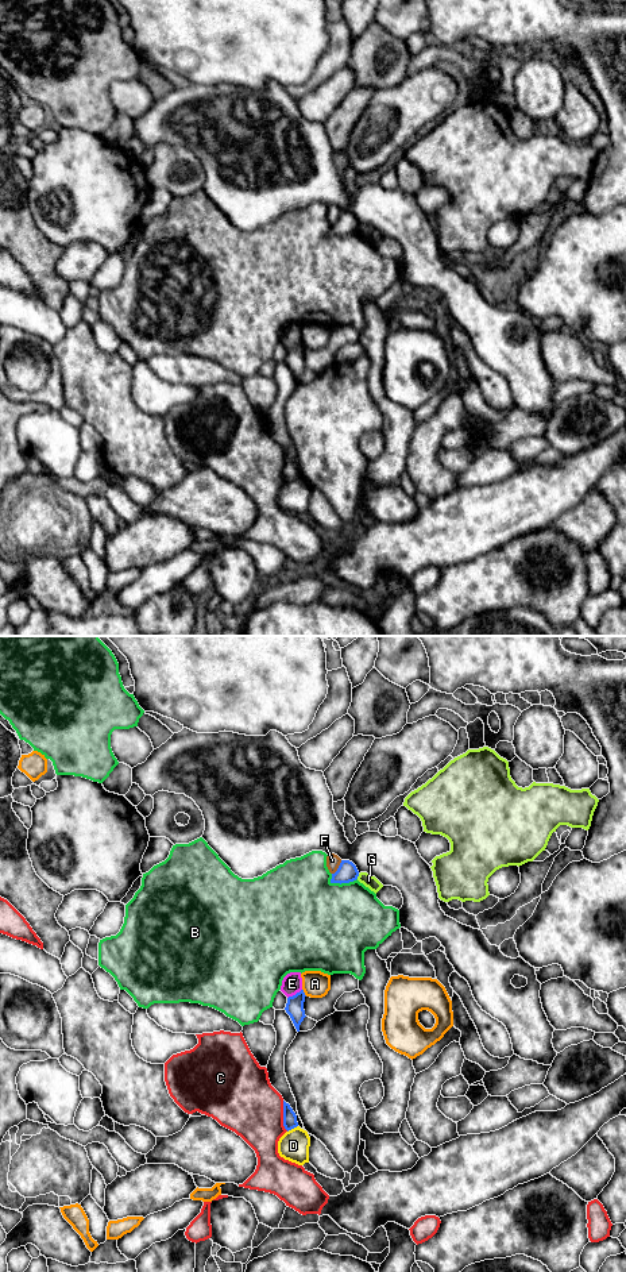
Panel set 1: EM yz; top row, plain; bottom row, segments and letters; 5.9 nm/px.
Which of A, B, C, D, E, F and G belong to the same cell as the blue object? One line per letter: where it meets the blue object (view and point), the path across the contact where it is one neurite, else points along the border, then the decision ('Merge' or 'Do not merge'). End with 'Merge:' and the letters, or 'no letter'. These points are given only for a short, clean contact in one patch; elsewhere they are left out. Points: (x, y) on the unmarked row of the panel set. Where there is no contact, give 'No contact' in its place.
A: Touches blue at yz (304, 345). Do not merge
B: Touches blue at yz (343, 234). Do not merge
C: Touches blue at yz (283, 467). Do not merge
D: Touches blue at yz (292, 480). Boundary: yz (297, 477), (288, 484). Do not merge
E: Touches blue at yz (296, 346). Do not merge
F: Touches blue at yz (339, 219). Do not merge
G: Touches blue at yz (358, 227). Boundary: yz (359, 226), (356, 230). Do not merge
Merge: no letter

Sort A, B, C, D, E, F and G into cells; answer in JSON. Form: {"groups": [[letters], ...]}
{"groups": [["A"], ["B"], ["C"], ["D"], ["E"], ["F"], ["G"]]}

